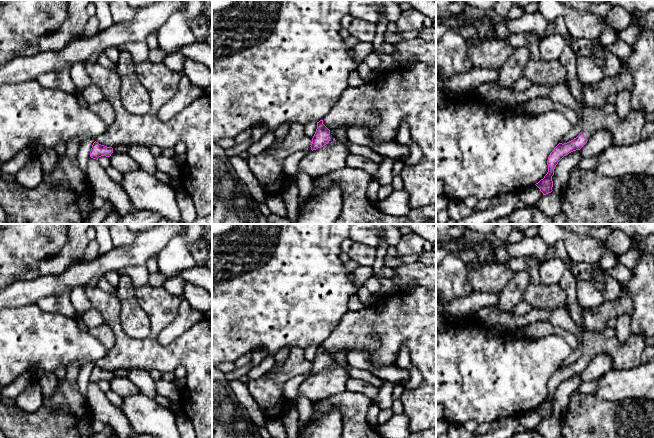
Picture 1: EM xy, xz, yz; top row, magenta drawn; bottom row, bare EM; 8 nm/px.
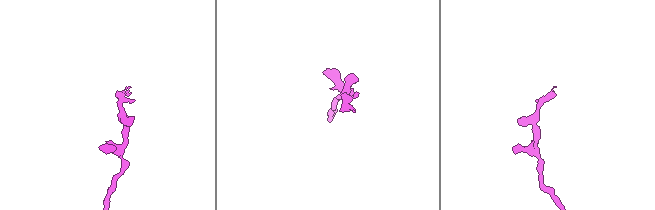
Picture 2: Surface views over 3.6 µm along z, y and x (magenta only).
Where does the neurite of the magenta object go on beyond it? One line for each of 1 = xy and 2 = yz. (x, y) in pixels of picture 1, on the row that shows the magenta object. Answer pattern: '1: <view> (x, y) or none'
1: none
2: yz (628, 130)

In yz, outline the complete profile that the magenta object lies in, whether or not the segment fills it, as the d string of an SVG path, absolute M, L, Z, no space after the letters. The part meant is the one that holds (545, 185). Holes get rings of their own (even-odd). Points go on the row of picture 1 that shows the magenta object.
M487 82L479 85L476 96L485 106L497 101L505 106L515 103L524 104L536 97L547 97L580 111L582 115L581 133L573 140L564 144L559 143L554 148L547 160L547 174L535 184L543 195L553 191L552 176L558 162L569 153L580 150L595 133L607 129L612 134L614 145L626 145L641 140L641 131L648 121L647 113L635 109L631 109L628 116L623 119L619 118L615 112L607 114L603 109L588 106L577 109L575 99L565 84L530 86L524 91L517 91L513 87L503 88L496 82Z

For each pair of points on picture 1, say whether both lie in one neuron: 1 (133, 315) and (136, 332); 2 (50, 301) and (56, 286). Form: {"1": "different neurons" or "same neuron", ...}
{"1": "same neuron", "2": "different neurons"}

